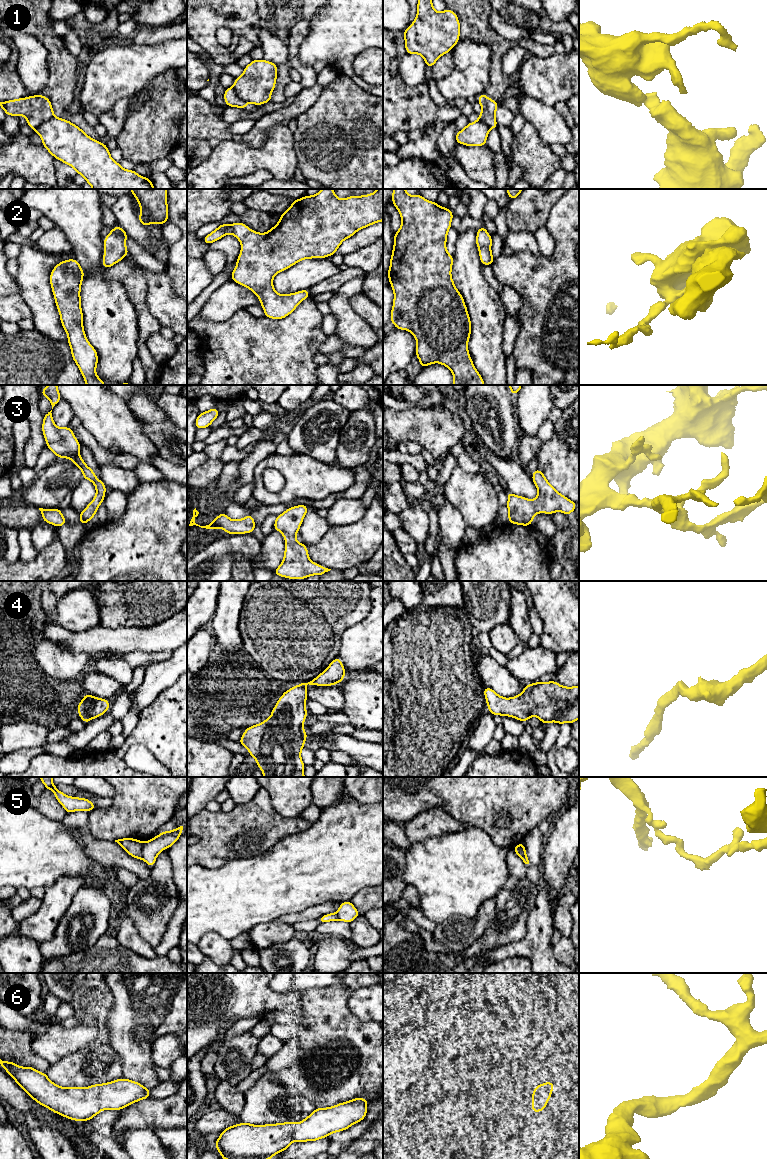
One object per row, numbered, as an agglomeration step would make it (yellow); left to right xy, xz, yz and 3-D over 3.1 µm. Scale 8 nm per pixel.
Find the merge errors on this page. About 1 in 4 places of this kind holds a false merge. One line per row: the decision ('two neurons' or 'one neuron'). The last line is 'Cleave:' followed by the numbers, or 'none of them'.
1: two neurons
2: one neuron
3: one neuron
4: one neuron
5: two neurons
6: one neuron
Cleave: 1, 5

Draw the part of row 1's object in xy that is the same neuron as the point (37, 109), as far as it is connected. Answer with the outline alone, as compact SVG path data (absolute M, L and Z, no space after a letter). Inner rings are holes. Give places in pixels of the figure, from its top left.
M43 95L28 96L0 102L6 115L25 116L27 124L35 131L43 123L54 117L49 98Z

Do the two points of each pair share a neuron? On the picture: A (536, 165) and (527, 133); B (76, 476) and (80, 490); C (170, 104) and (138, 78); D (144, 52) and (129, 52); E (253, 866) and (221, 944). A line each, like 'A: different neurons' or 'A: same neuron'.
A: same neuron
B: different neurons
C: different neurons
D: same neuron
E: different neurons

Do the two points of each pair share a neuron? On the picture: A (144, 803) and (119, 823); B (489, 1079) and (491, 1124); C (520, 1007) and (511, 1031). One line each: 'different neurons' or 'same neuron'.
A: same neuron
B: different neurons
C: different neurons

